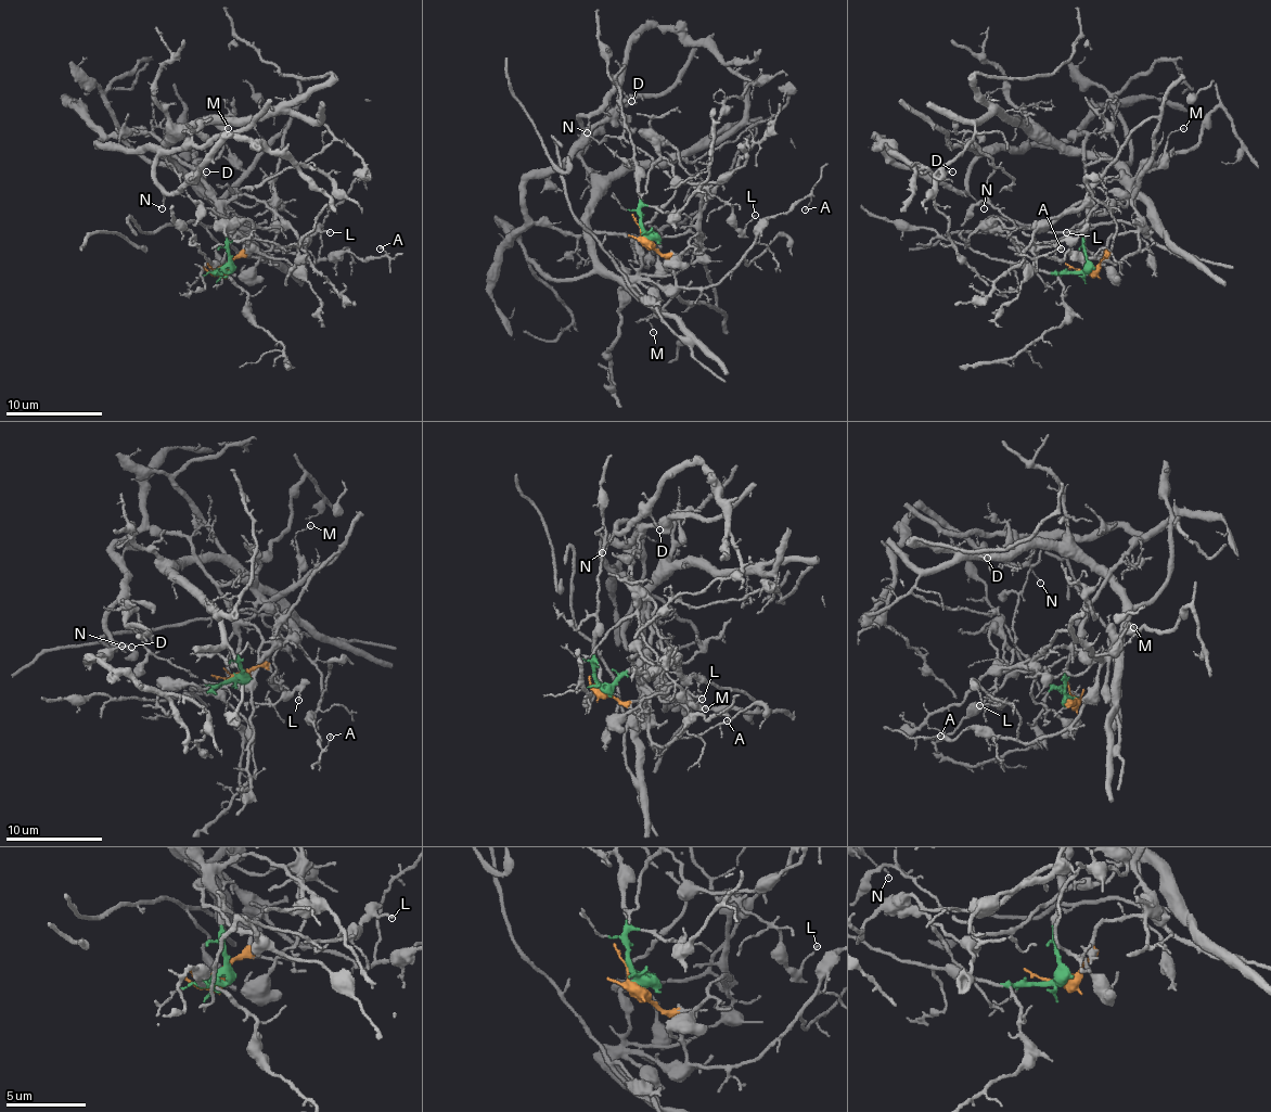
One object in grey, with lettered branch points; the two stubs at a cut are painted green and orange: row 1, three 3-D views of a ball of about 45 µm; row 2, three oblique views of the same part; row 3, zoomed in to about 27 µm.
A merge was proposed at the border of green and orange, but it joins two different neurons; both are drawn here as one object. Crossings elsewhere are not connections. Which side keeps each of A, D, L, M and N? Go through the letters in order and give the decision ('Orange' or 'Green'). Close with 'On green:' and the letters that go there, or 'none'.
A: Orange
D: Green
L: Green
M: Orange
N: Green
On green: D, L, N

